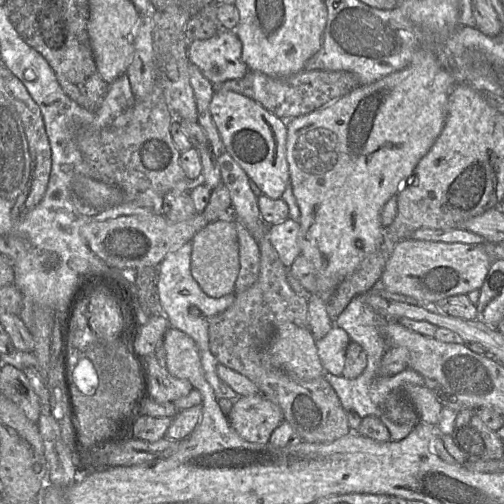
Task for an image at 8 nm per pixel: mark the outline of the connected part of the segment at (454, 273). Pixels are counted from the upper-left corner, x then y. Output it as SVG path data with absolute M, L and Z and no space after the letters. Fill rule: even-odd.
M407 238L394 246L379 283L389 292L437 303L445 297L481 289L491 264L483 243L445 243Z

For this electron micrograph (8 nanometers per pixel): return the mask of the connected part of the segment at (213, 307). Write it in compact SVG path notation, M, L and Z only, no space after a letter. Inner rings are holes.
M188 241L181 247L169 252L159 263L157 290L163 312L166 314L170 326L176 328L196 343L201 364L205 372L205 378L214 390L216 399L238 399L239 395L217 375L218 361L209 348L209 322L210 319L225 311L232 305L236 295L231 292L220 298L208 296L199 286L191 274L192 241Z

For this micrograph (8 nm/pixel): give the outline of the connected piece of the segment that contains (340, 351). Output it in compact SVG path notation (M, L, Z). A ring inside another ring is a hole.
M333 325L330 331L317 341L318 356L325 372L342 375L346 349L350 342L348 333L336 325Z

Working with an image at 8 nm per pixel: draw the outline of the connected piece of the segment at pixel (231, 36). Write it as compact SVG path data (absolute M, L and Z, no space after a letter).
M224 28L211 38L189 41L187 57L213 85L244 77L249 68L242 60L242 42L237 33Z

